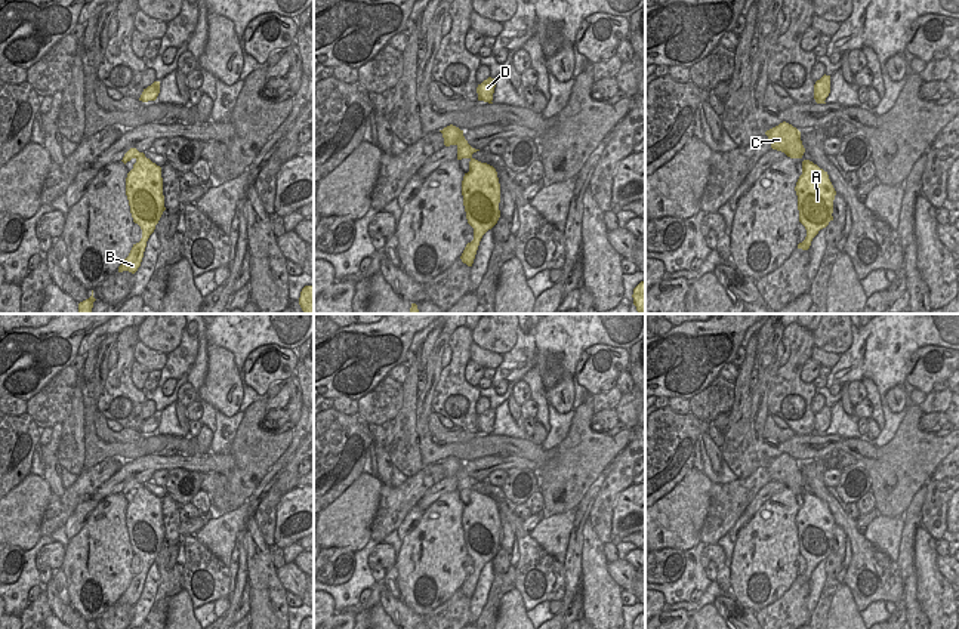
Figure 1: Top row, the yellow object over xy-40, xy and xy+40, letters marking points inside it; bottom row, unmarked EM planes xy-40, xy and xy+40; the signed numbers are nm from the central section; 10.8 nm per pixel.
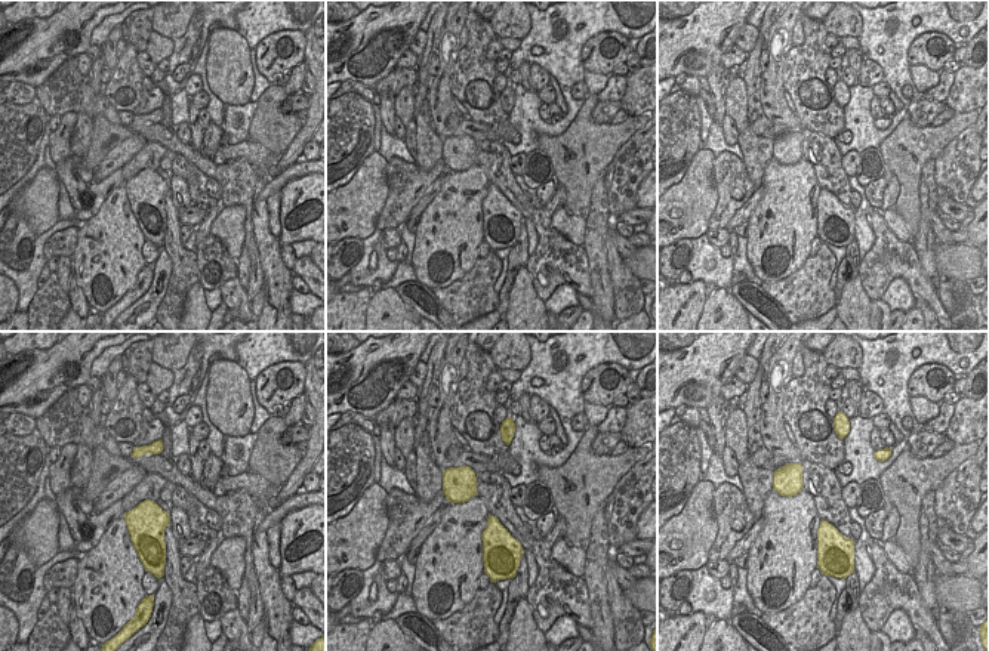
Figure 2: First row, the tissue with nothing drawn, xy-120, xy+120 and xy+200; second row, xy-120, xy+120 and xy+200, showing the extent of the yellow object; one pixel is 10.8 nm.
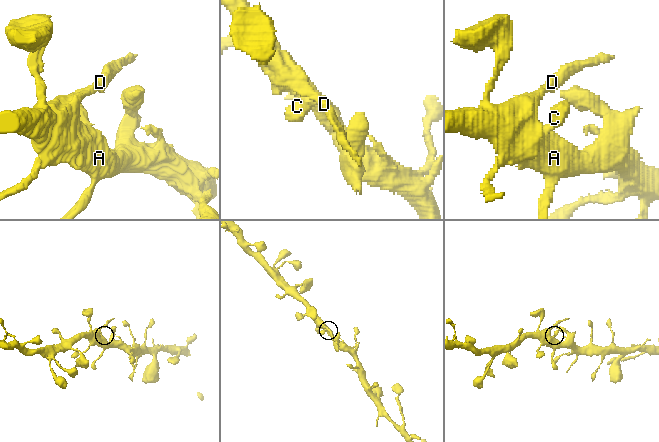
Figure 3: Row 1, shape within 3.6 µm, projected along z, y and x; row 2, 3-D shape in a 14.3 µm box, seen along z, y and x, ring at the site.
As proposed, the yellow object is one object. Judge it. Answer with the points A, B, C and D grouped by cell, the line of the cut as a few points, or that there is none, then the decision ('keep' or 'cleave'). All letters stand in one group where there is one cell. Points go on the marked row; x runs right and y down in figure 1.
A B C D; no cut; keep

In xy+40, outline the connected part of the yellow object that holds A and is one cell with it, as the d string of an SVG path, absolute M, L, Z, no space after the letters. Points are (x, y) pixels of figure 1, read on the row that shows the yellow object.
M810 160L802 161L802 175L796 186L799 222L807 229L807 237L798 244L798 249L808 250L812 238L820 229L833 221L833 200L836 191L827 172Z

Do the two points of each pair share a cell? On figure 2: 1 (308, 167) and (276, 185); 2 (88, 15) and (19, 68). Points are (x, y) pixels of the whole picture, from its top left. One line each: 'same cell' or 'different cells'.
1: same cell
2: same cell

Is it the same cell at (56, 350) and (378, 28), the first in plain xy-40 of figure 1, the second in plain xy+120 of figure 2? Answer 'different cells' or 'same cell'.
same cell

